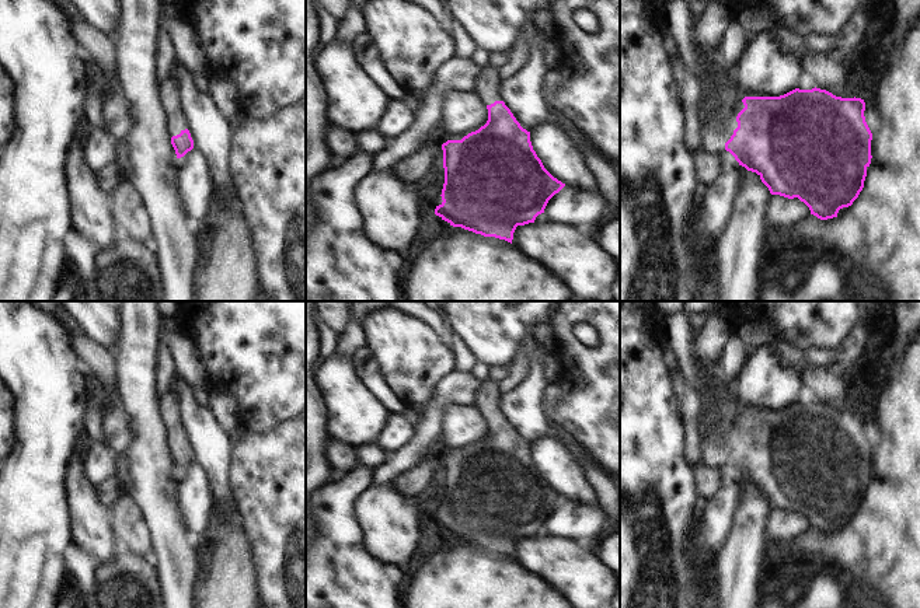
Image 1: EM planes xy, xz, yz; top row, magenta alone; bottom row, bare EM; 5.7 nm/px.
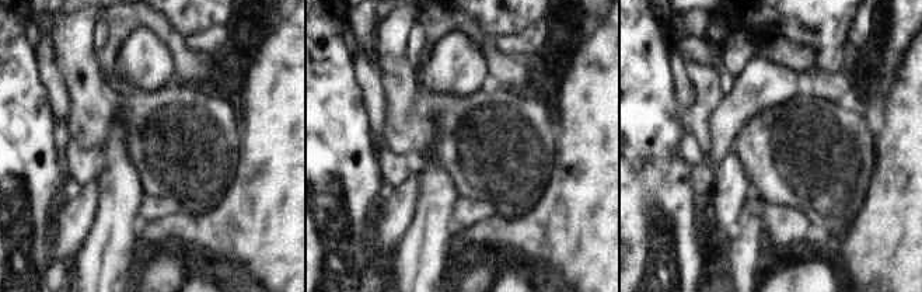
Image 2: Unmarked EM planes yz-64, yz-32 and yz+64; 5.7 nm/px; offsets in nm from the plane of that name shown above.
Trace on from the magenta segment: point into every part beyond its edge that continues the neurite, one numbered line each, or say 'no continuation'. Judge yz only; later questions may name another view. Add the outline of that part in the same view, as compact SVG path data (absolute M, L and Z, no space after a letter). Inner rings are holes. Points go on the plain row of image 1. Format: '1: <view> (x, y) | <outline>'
1: yz (717, 446) | M703 374L710 385L704 394L701 394L703 402L711 405L708 412L708 437L701 441L703 445L703 462L714 469L721 469L725 467L725 457L733 448L738 441L736 430L745 422L742 412L738 413L736 422L726 430L721 431L718 427L719 417L729 402L729 395L722 398L717 392L717 375Z

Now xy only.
1: xy (168, 402) | M174 388L160 395L160 416L165 426L167 443L171 451L188 443L180 419L180 399Z

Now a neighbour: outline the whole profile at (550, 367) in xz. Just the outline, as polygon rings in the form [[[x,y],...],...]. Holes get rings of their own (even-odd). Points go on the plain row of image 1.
[[[547,354],[541,361],[543,377],[547,384],[557,384],[561,378],[560,366],[554,356]]]

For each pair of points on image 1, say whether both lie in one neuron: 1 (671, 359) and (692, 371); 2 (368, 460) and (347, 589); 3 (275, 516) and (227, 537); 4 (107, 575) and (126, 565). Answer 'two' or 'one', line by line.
1: two
2: two
3: two
4: one

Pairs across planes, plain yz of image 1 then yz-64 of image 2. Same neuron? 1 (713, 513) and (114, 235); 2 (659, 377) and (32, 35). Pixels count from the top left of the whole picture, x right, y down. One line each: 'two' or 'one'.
1: two
2: two

